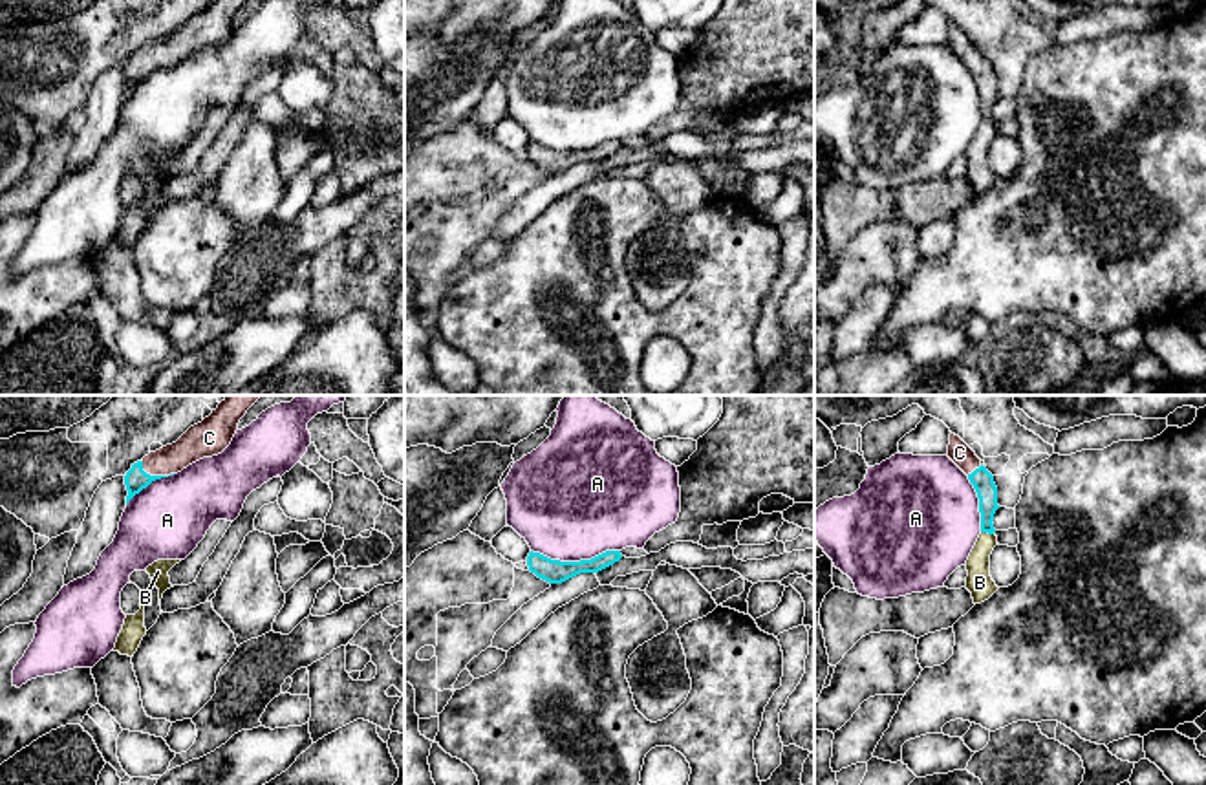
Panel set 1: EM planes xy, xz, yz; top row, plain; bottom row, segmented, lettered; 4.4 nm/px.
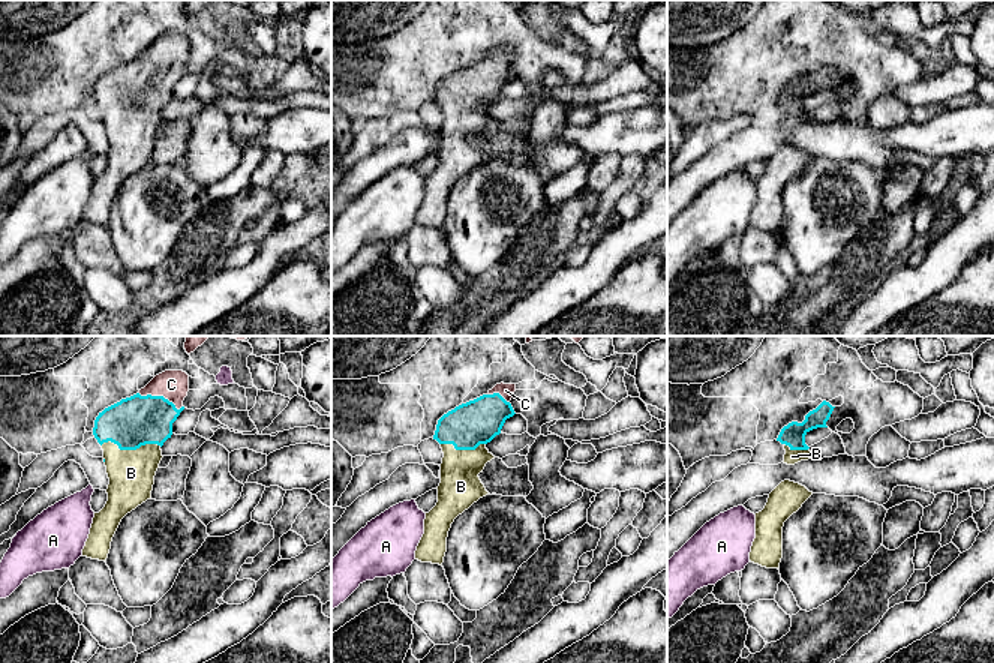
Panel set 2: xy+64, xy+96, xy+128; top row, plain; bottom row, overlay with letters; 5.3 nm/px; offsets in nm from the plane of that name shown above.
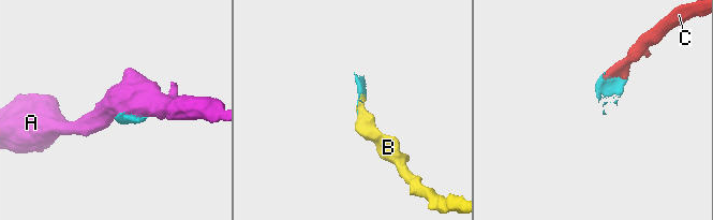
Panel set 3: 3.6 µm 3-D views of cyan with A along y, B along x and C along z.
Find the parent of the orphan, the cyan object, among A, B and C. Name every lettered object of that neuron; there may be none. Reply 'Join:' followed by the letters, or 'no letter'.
Join: B, C

